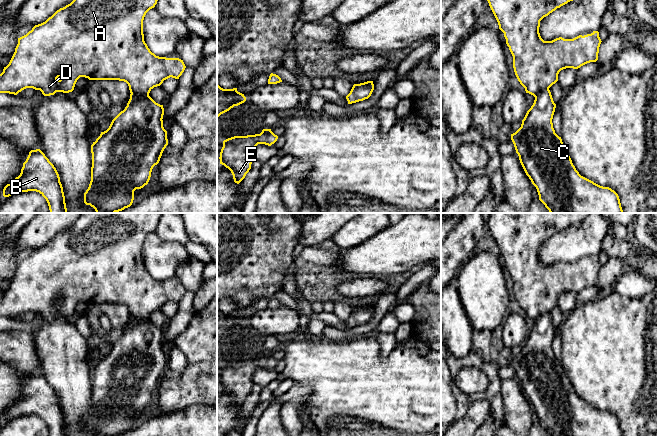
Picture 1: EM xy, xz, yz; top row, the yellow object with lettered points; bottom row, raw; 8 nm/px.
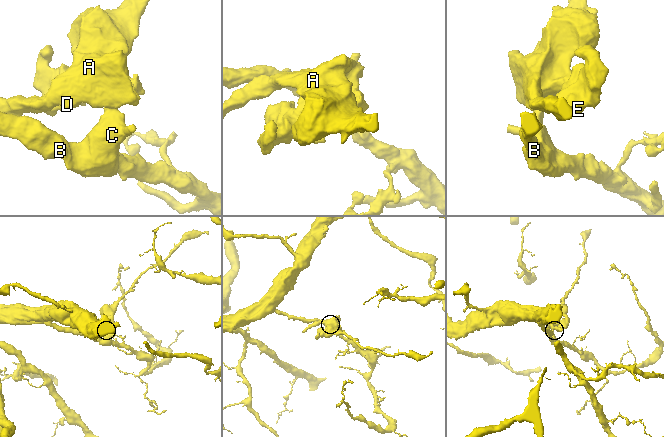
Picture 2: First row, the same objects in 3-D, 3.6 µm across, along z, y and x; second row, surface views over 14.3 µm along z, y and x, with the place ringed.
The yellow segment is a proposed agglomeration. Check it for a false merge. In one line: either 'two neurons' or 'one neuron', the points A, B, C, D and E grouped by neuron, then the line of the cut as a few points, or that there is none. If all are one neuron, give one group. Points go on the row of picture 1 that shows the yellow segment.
two neurons; A D E / B C; cut in xy along (131, 93), (148, 96)

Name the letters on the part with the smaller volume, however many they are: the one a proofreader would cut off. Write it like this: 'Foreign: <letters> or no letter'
Foreign: A, D, E

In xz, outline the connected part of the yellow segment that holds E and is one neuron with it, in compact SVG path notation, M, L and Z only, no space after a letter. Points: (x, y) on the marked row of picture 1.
M263 129L260 134L228 138L223 141L220 164L231 171L234 182L239 184L251 169L255 147L258 144L271 146L277 139L271 129Z

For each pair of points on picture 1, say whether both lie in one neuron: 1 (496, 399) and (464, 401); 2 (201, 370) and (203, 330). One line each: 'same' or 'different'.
1: same
2: same

